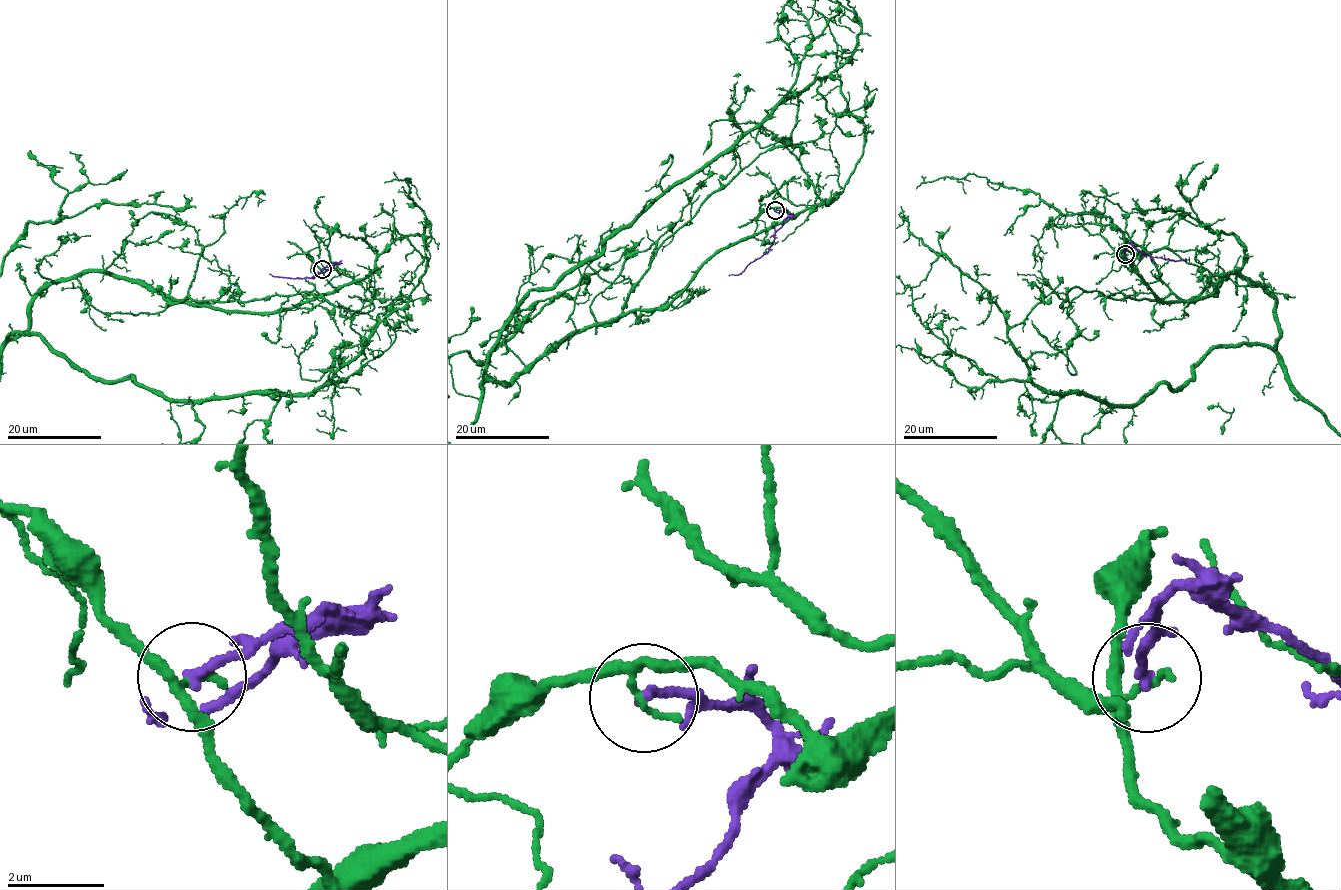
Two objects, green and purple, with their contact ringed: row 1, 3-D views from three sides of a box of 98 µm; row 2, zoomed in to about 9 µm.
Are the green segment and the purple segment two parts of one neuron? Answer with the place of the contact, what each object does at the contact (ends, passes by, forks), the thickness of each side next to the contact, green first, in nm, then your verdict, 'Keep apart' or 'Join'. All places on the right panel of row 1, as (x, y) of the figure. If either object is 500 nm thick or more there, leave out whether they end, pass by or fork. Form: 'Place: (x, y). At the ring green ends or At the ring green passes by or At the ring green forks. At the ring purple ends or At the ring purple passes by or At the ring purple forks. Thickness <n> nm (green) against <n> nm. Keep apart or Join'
Place: (1125, 254). At the ring green passes by. At the ring purple ends. Thickness 160 nm (green) against 220 nm. Keep apart

